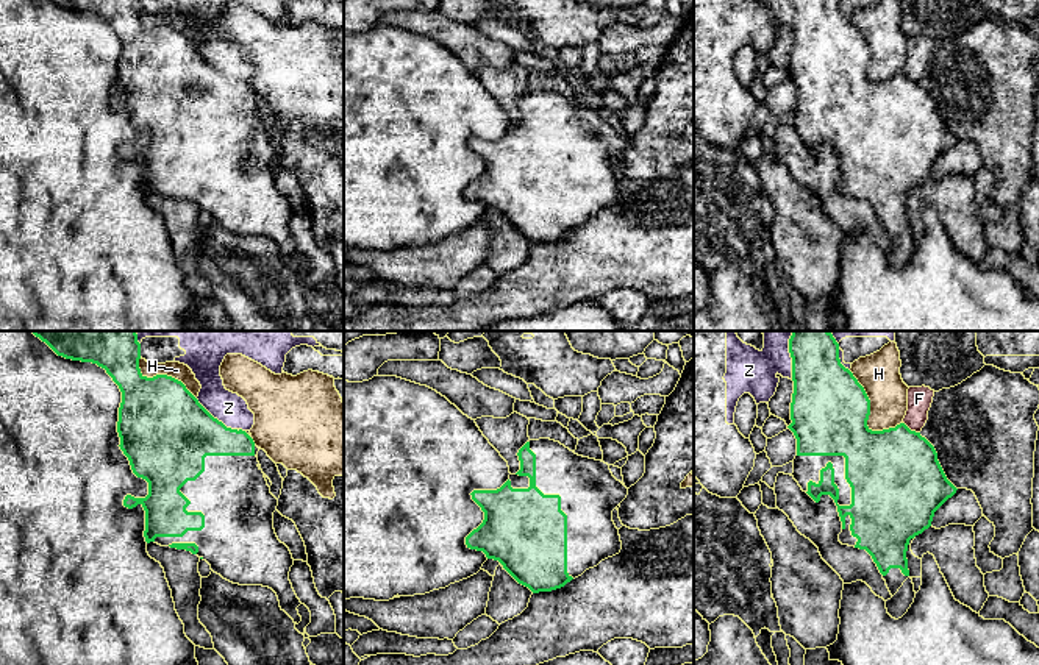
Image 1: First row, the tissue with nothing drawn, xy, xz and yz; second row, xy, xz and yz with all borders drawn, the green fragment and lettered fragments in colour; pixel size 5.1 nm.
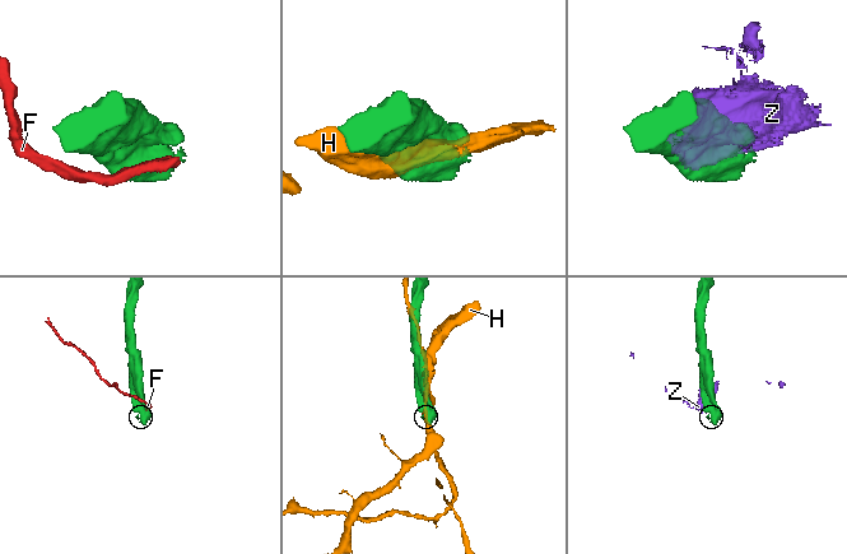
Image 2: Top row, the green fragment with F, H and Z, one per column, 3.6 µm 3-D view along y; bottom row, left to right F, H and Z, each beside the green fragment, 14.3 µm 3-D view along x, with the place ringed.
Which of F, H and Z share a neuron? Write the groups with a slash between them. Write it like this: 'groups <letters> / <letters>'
groups F / H / Z

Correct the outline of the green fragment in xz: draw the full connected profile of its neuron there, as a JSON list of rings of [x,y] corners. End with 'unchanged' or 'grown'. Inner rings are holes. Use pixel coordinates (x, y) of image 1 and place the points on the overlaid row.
[[[550,439],[527,442],[517,456],[520,470],[500,489],[470,493],[484,520],[466,537],[467,548],[498,560],[533,593],[561,589],[620,553],[612,510],[627,498],[628,489],[612,476],[608,464],[578,456]]] | grown

